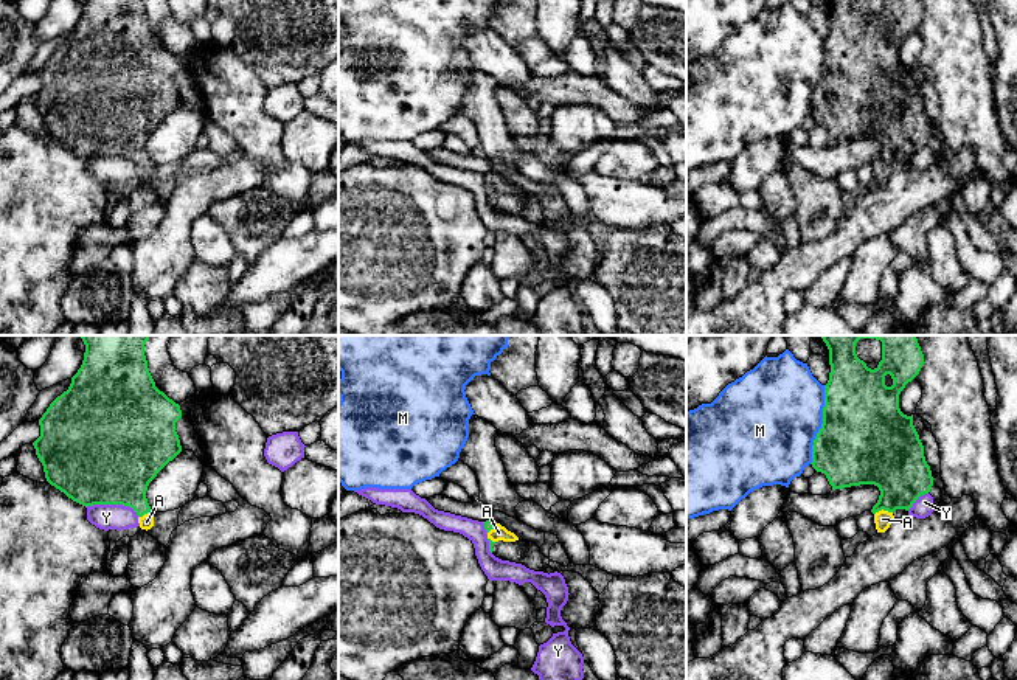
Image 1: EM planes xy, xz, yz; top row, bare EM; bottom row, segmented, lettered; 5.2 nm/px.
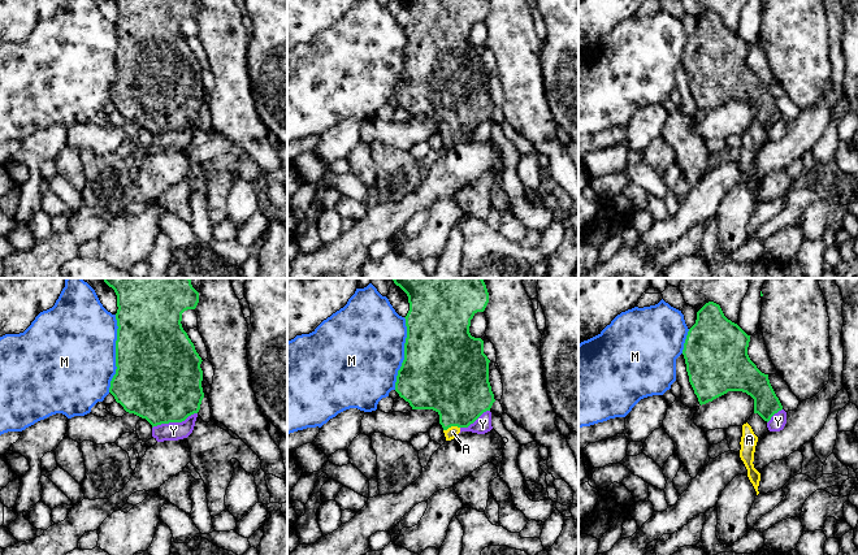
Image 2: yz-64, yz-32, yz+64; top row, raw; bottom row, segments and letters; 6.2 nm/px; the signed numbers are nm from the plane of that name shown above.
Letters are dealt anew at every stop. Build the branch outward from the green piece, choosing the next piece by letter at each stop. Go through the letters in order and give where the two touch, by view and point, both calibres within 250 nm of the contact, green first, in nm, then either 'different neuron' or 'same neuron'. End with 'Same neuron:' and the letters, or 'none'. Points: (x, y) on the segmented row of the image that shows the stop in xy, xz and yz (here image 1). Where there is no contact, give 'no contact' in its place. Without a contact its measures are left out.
A: meets green in yz at (882, 508); 320 nm thick on the green side, 90 nm on the other; same neuron
M: meets green in yz at (822, 424); 460 nm thick on the green side, 480 nm on the other; different neuron
Y: meets green in xy at (112, 503); 500 nm thick on the green side, 130 nm on the other; different neuron
Same neuron: A

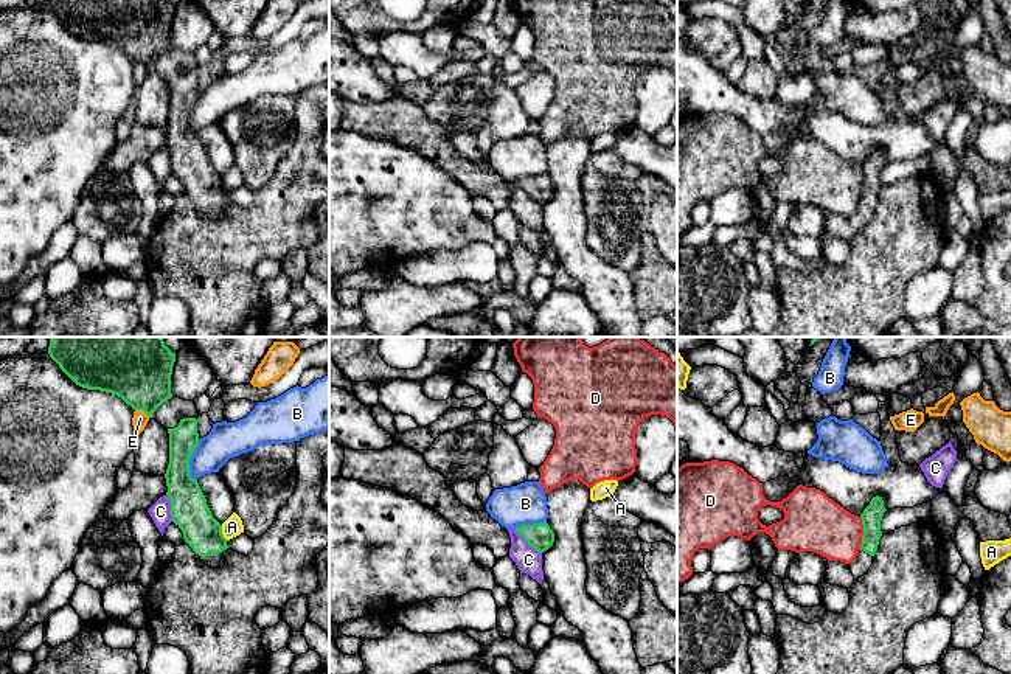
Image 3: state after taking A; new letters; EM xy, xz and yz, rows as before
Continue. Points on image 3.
A: meets green in xy at (221, 533); 190 nm thick on the green side, 100 nm on the other; different neuron
B: meets green in xy at (188, 460); 190 nm thick on the green side, 190 nm on the other; different neuron
C: meets green in xz at (528, 544); 140 nm thick on the green side, 140 nm on the other; different neuron
D: meets green in yz at (864, 533); 110 nm thick on the green side, 300 nm on the other; different neuron
E: meets green in xy at (143, 410); 380 nm thick on the green side, 80 nm on the other; different neuron
Same neuron: none

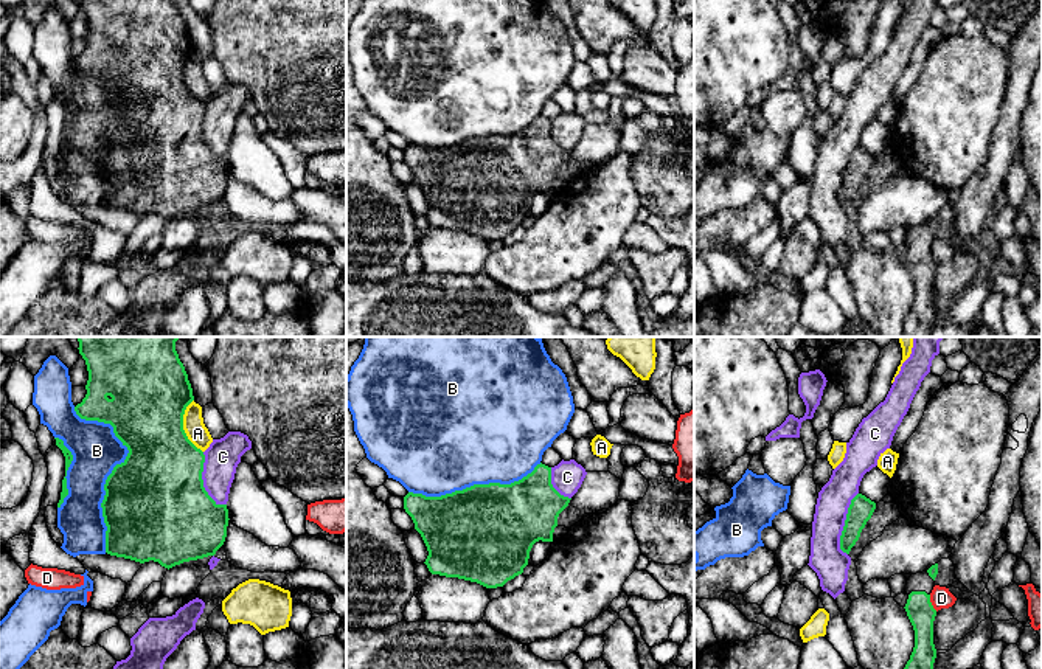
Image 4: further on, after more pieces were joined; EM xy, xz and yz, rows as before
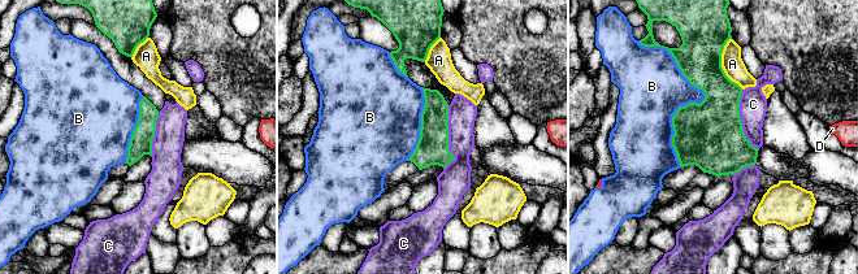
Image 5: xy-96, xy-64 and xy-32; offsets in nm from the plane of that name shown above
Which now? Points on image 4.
A: meets green in xy at (182, 426); 400 nm thick on the green side, 110 nm on the other; different neuron
B: meets green in xy at (114, 467); 480 nm thick on the green side, 240 nm on the other; different neuron
C: meets green in yz at (845, 523); 130 nm thick on the green side, 180 nm on the other; different neuron
D: meets green in yz at (930, 603); 140 nm thick on the green side, 110 nm on the other; different neuron
Same neuron: none

